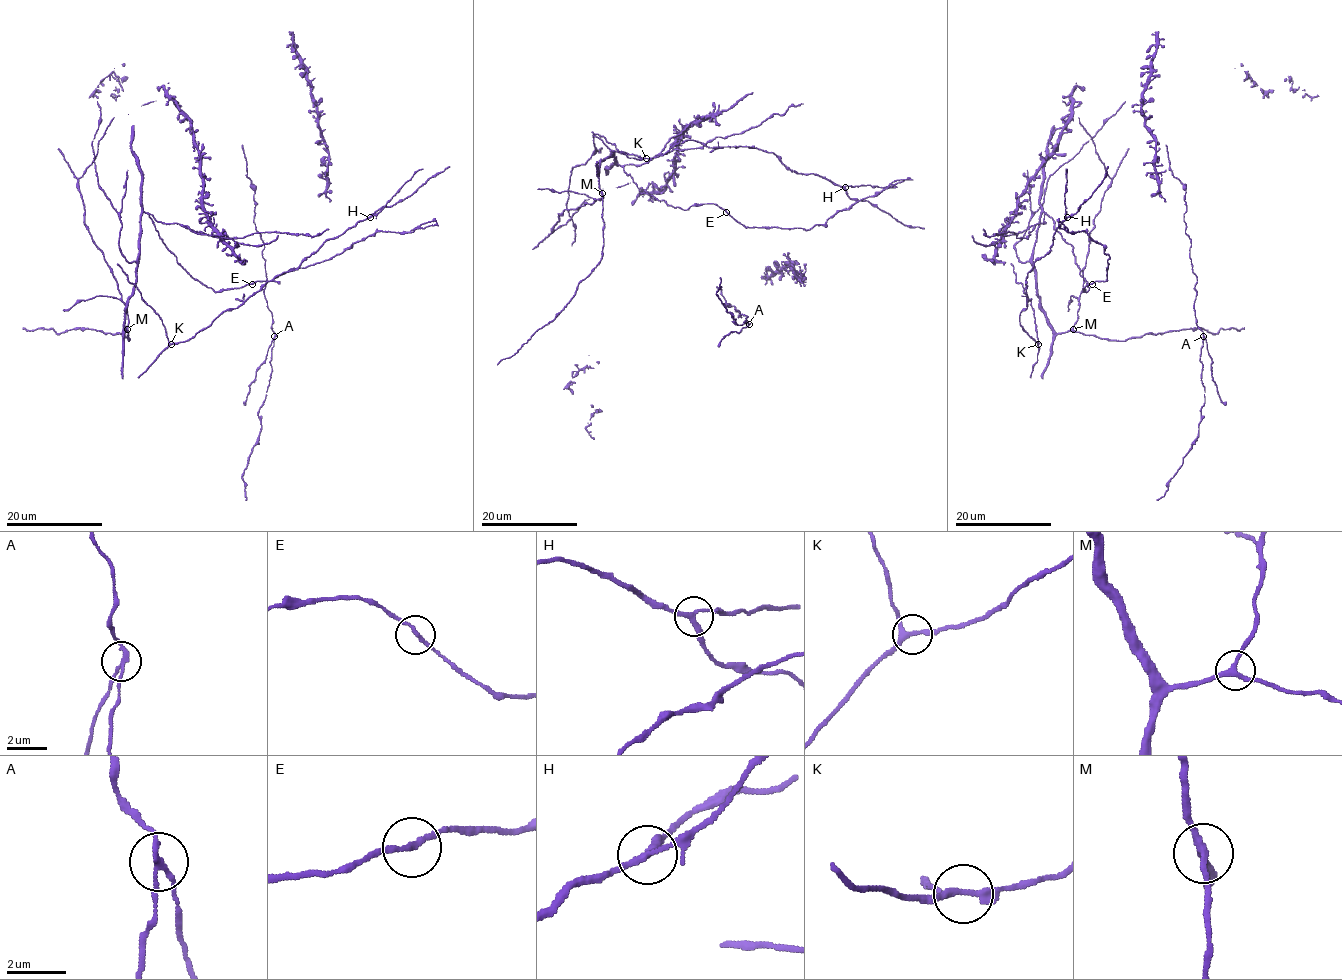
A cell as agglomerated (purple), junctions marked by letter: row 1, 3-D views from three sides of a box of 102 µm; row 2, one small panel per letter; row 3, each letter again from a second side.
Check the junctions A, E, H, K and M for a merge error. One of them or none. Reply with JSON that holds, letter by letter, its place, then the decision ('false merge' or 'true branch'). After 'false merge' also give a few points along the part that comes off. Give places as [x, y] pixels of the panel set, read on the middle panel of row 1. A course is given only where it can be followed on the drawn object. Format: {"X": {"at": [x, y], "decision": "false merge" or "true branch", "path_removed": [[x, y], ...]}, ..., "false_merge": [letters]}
{"A": {"at": [749, 324], "decision": "false merge", "path_removed": [[749, 324], [739, 332], [728, 333], [718, 346]]}, "E": {"at": [726, 212], "decision": "true branch"}, "H": {"at": [845, 187], "decision": "true branch"}, "K": {"at": [646, 158], "decision": "true branch"}, "M": {"at": [602, 193], "decision": "true branch"}, "false_merge": ["A"]}

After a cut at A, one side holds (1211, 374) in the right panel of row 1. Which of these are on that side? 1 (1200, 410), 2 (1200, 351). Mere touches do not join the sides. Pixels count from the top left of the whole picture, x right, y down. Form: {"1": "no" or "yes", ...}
{"1": "no", "2": "no"}

